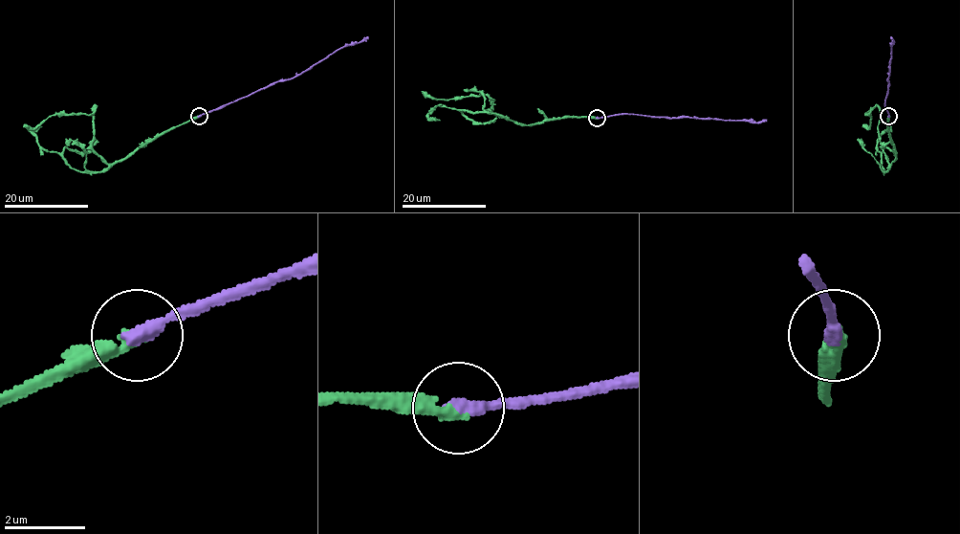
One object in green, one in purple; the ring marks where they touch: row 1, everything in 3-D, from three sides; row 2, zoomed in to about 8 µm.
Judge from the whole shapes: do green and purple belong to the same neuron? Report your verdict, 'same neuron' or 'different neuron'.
same neuron

